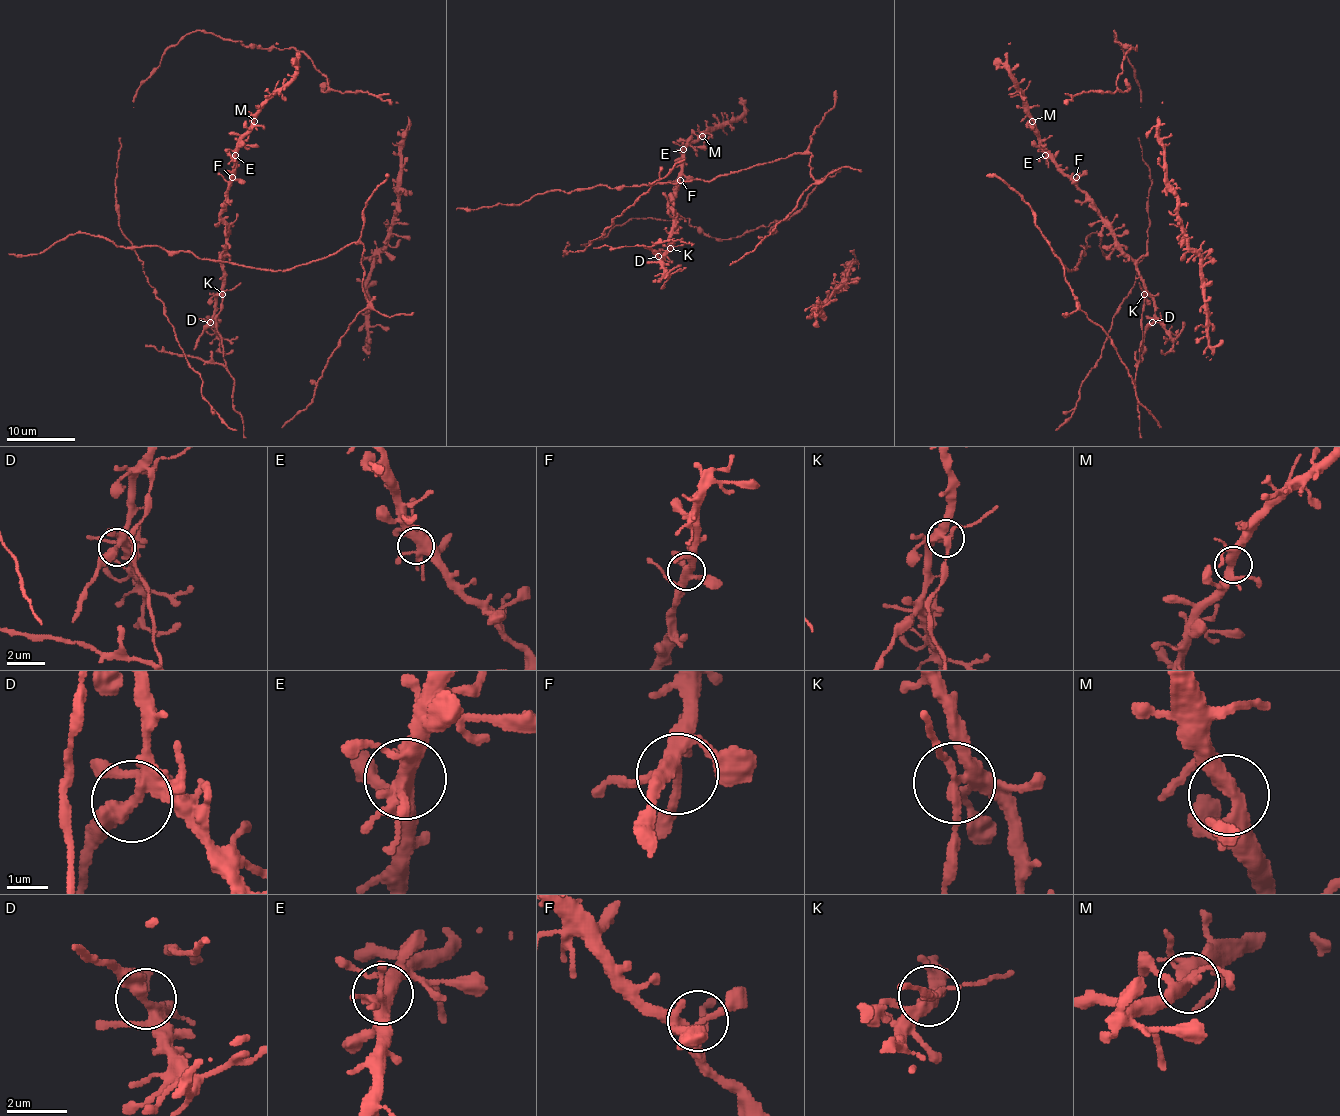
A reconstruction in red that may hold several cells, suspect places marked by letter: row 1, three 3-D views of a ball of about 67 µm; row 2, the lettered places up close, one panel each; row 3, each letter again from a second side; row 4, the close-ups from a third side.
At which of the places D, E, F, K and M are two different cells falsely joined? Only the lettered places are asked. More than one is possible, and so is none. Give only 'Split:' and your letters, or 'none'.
Split: D, K

